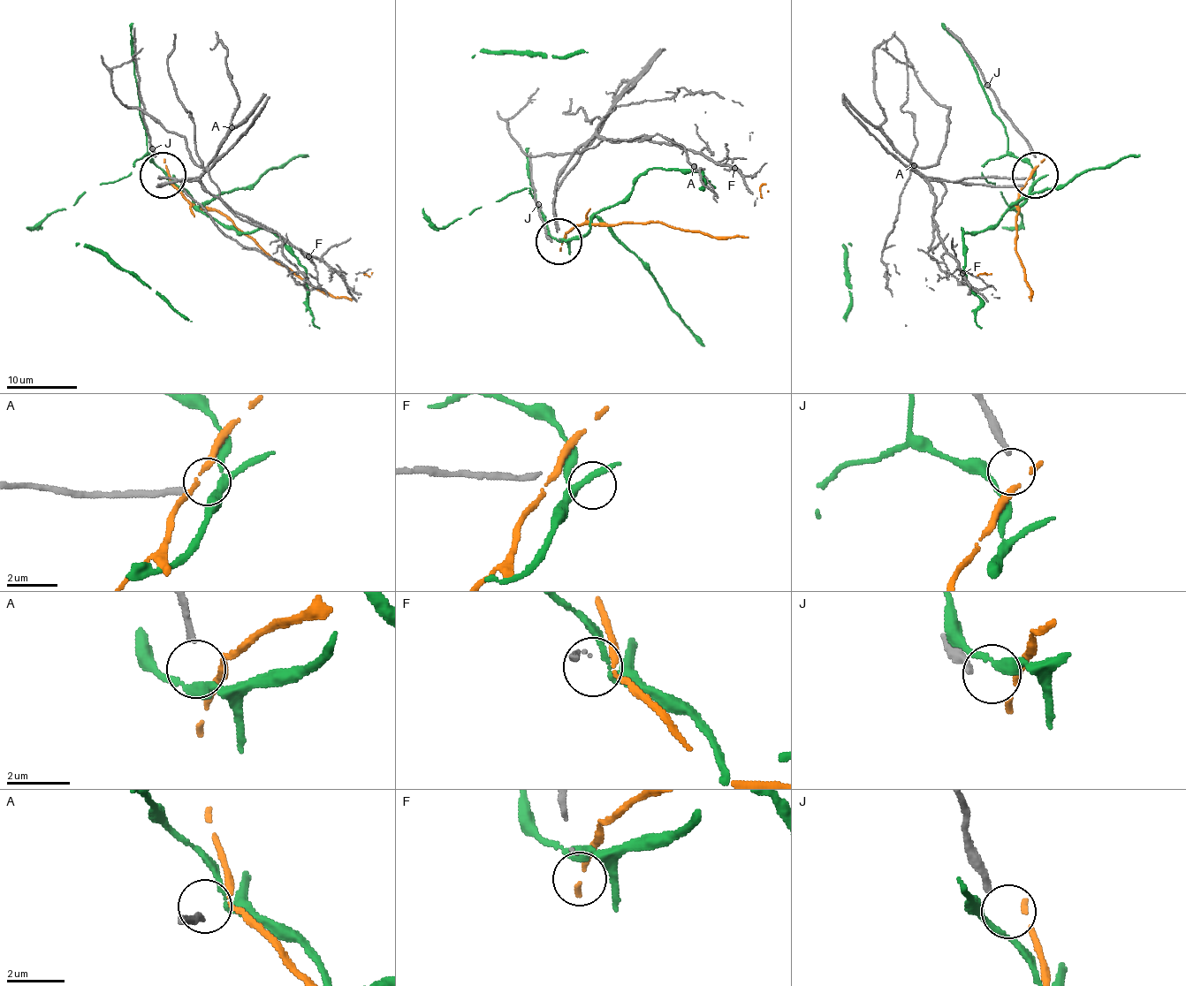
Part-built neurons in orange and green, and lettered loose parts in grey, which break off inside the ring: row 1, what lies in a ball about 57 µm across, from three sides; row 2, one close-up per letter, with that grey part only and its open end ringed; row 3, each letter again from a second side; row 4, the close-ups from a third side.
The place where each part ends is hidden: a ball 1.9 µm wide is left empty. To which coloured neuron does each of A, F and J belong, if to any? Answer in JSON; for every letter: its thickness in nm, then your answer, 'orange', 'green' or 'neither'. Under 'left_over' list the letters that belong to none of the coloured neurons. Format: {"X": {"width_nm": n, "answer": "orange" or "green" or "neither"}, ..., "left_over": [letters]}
{"A": {"width_nm": 200, "answer": "neither"}, "F": {"width_nm": 40, "answer": "neither"}, "J": {"width_nm": 200, "answer": "neither"}, "left_over": ["A", "F", "J"]}

